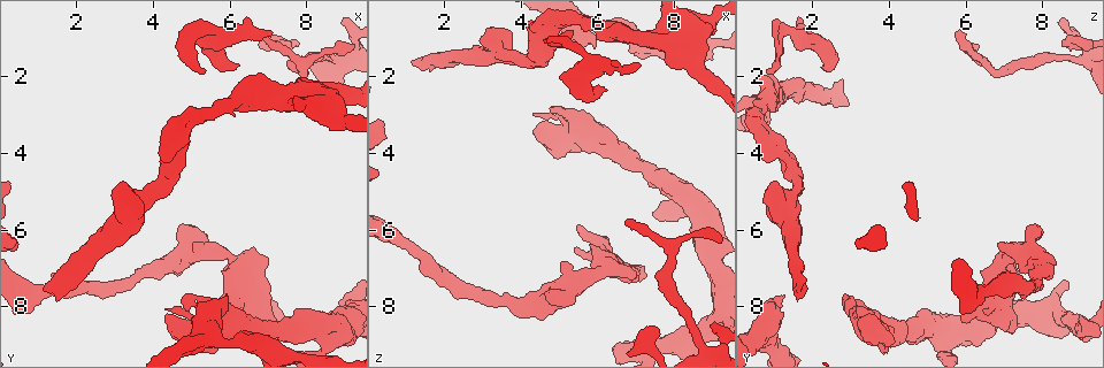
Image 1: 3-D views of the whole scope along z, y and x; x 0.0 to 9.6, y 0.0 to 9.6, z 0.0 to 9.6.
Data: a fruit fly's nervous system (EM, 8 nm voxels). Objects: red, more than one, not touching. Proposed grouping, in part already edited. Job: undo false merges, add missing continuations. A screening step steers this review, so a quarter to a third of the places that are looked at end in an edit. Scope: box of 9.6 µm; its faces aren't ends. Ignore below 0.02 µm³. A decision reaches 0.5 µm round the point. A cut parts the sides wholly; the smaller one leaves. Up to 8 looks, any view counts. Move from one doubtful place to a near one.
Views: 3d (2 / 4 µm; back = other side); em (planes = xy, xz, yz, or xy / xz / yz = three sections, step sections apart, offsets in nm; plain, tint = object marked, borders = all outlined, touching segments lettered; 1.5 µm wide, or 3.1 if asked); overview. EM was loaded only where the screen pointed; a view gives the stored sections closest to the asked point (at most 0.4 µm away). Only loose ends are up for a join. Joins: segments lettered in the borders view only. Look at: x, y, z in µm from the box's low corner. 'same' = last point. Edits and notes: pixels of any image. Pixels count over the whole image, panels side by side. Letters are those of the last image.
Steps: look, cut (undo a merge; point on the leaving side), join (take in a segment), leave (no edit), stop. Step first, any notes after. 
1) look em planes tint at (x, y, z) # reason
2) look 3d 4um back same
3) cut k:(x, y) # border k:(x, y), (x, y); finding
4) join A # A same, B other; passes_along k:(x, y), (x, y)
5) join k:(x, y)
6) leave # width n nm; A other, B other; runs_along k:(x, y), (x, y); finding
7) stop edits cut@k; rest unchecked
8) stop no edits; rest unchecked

look em yz step 8 tint at (6.15, 1.70, 2.35) # free end

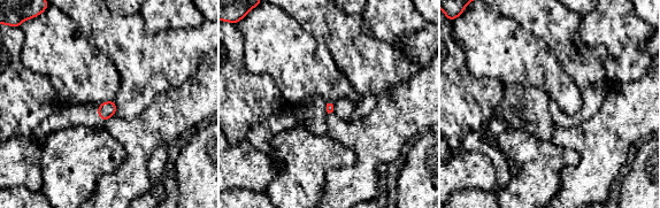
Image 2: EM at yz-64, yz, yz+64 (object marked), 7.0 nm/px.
look em planes borders same

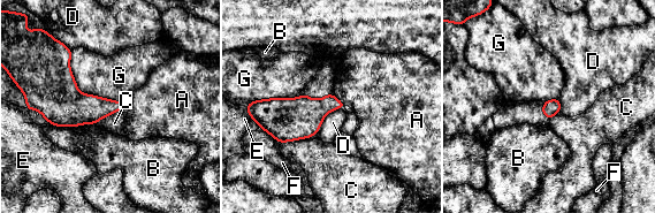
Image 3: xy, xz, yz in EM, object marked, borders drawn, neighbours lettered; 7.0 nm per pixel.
leave # A other, B other, C other, D other, E other, F other, G other; none of them fits

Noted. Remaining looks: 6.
look em xz step 4 borders at (5.95, 7.65, 1.30) # stops while still wide

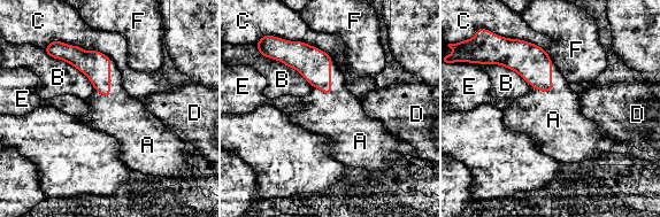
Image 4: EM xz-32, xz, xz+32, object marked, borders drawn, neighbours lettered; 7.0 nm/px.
join A # A same, B other, C other, D other, E other, F other; it goes on there

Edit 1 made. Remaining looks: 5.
look em xy step 8 tint at (6.20, 7.00, 6.95) # looks like a crossing

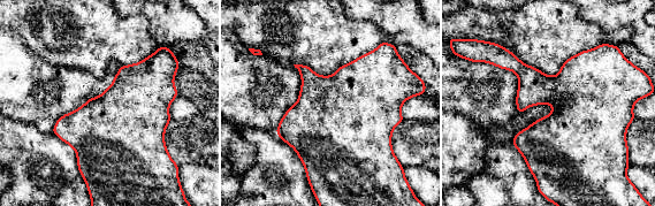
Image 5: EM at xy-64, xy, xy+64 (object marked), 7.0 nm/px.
look em planes borders same # another direction

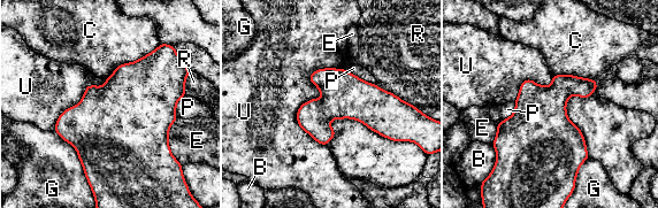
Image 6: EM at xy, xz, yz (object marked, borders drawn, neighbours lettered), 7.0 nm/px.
leave # B other, C other, E other, G other, P other, R other, U other; one neuron here

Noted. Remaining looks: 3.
stop edits join@4; rest unchecked

